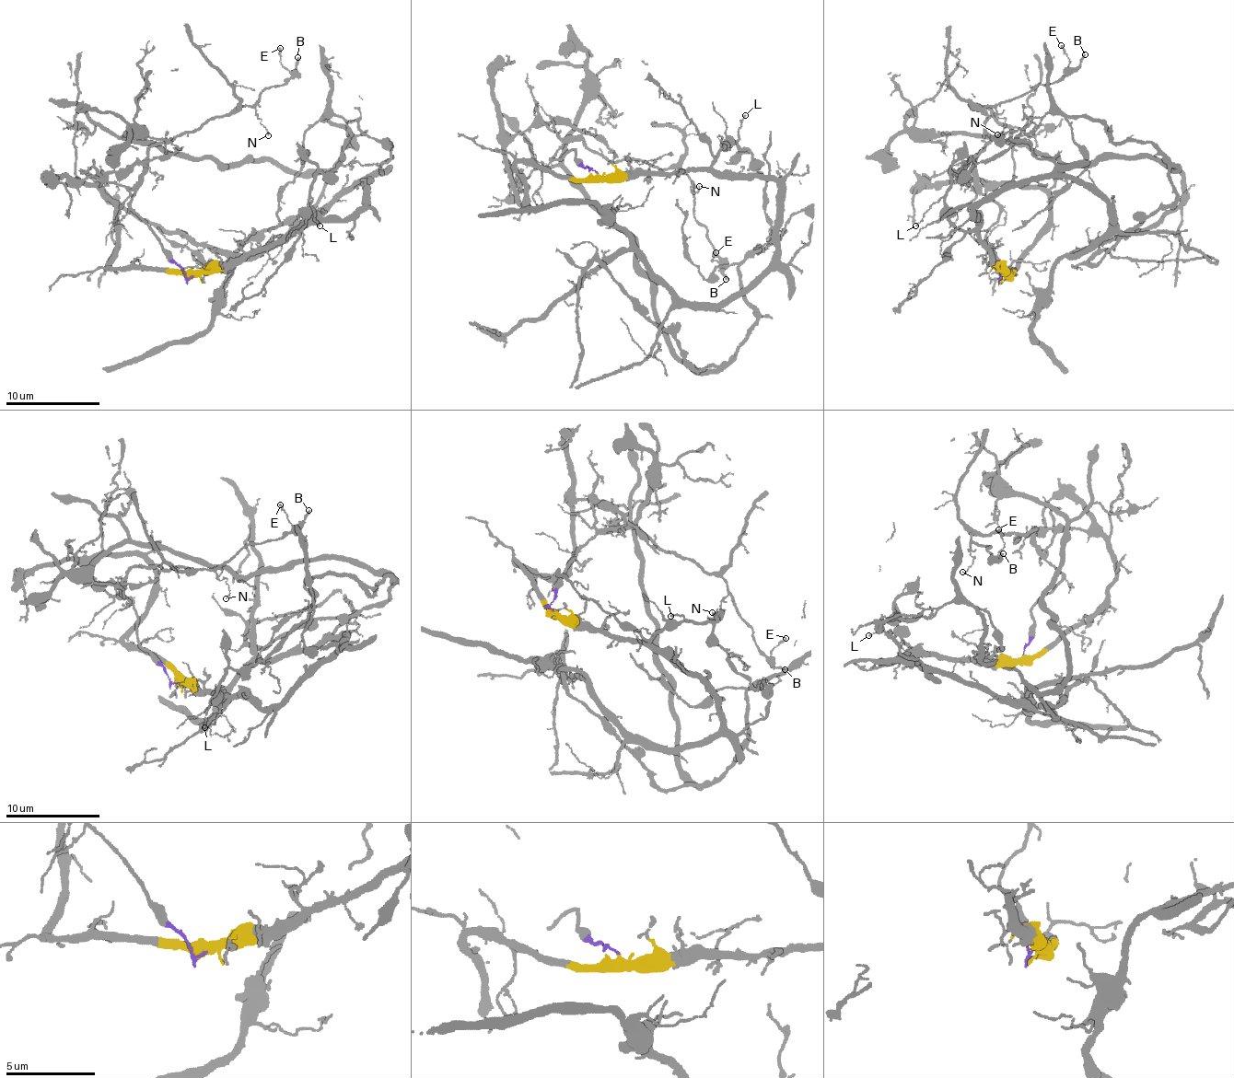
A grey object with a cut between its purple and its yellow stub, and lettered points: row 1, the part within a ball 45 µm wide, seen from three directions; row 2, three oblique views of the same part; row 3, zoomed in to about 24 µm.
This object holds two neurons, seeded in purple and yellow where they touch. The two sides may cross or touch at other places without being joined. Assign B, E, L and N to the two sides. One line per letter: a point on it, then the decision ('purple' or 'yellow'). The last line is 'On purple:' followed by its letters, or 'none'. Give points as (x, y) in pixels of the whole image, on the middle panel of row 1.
B: (726, 279) | purple
E: (715, 252) | purple
L: (745, 115) | yellow
N: (699, 186) | purple
On purple: B, E, N

